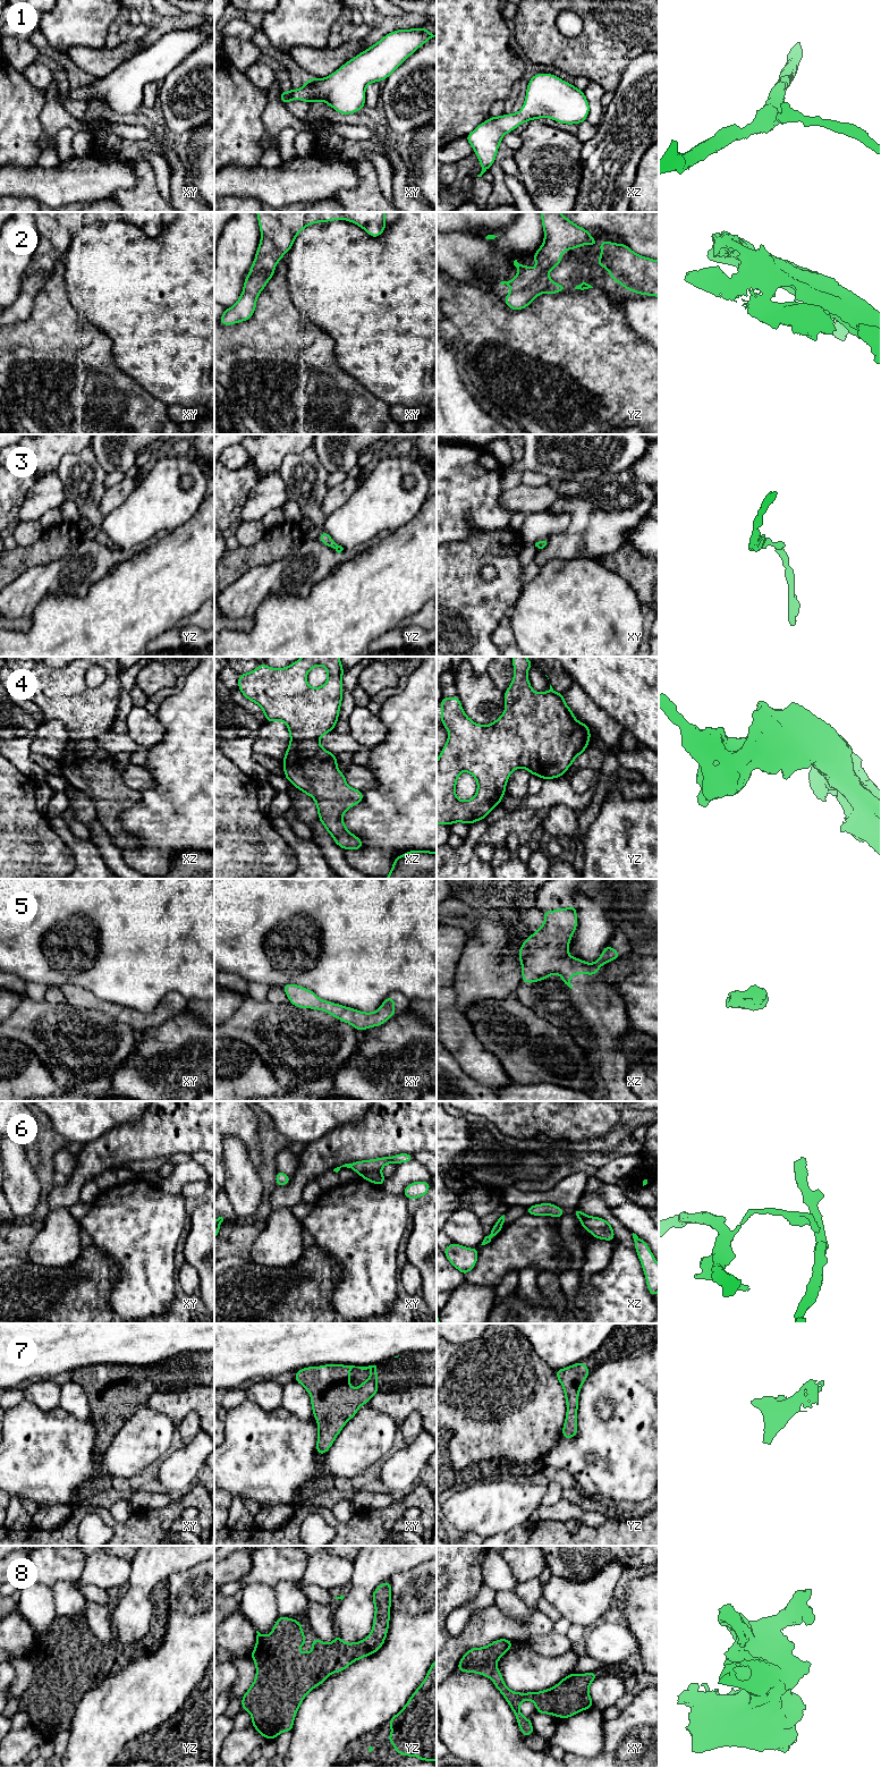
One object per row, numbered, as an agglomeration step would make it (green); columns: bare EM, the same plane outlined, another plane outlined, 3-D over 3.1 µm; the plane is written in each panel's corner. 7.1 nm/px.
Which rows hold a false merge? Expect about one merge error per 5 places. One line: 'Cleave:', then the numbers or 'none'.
Cleave: 6

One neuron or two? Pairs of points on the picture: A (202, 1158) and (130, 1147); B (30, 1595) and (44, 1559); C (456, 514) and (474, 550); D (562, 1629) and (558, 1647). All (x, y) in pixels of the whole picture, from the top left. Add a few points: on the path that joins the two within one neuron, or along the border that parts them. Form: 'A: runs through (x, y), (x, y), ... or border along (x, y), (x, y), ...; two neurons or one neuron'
A: border along (202, 1150), (191, 1155); two neurons
B: border along (41, 1582), (51, 1589); two neurons
C: border along (493, 530), (472, 531), (464, 538), (448, 542); two neurons
D: border along (553, 1630), (566, 1635); two neurons

